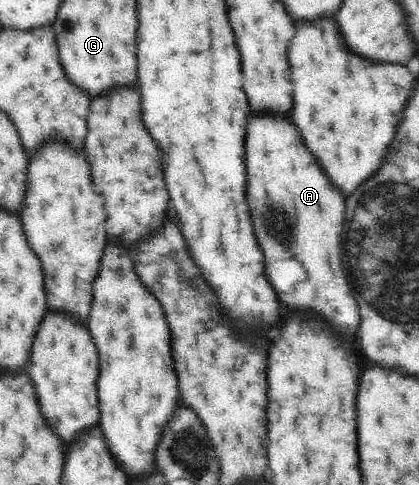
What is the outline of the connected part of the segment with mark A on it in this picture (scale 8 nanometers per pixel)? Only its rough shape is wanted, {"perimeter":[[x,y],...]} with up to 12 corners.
{"perimeter":[[250,114],[246,200],[284,304],[360,324],[344,196],[288,116]]}

